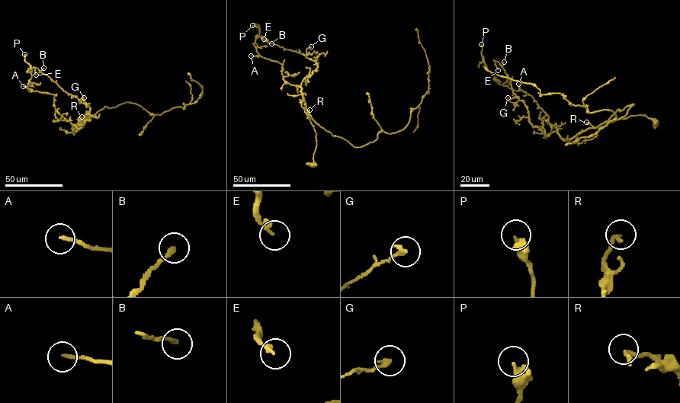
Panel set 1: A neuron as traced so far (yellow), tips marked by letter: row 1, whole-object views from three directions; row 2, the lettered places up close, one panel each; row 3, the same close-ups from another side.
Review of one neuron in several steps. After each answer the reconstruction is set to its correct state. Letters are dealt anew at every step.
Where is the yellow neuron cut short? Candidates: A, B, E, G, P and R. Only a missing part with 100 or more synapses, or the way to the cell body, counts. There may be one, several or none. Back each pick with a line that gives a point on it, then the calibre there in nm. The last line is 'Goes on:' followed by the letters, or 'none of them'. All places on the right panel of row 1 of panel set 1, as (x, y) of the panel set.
Goes on: none of them

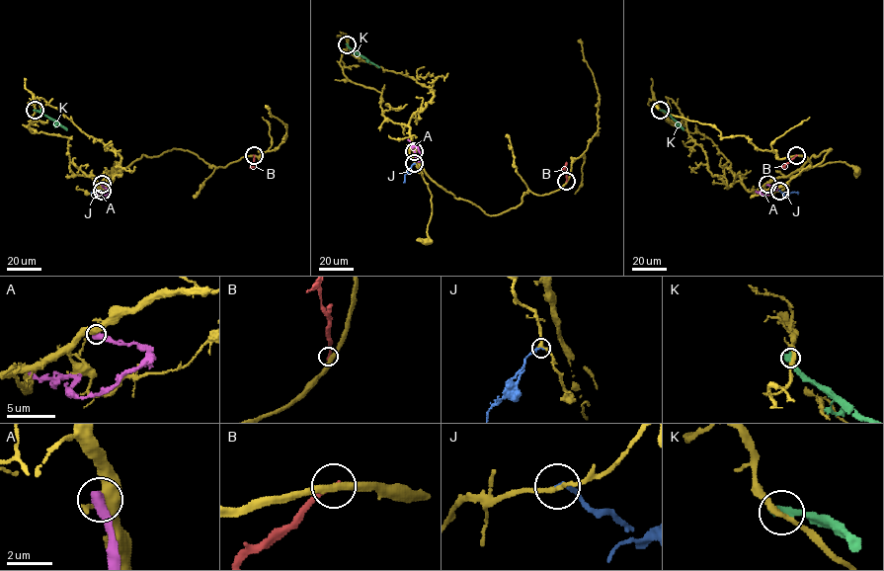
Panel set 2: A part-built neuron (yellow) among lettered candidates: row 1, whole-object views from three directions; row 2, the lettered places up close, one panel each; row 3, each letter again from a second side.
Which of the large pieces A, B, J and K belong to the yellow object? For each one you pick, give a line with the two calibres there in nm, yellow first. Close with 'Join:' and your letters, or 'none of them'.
J: 200/200 nm
Join: J

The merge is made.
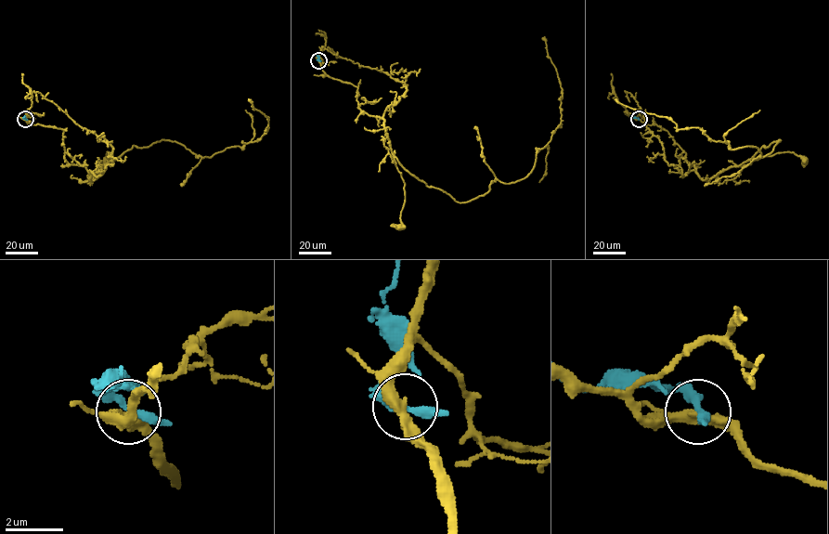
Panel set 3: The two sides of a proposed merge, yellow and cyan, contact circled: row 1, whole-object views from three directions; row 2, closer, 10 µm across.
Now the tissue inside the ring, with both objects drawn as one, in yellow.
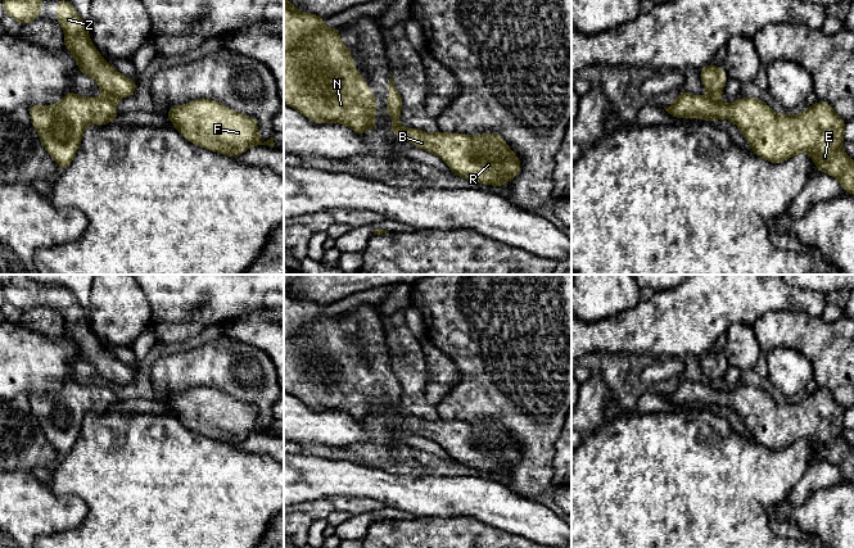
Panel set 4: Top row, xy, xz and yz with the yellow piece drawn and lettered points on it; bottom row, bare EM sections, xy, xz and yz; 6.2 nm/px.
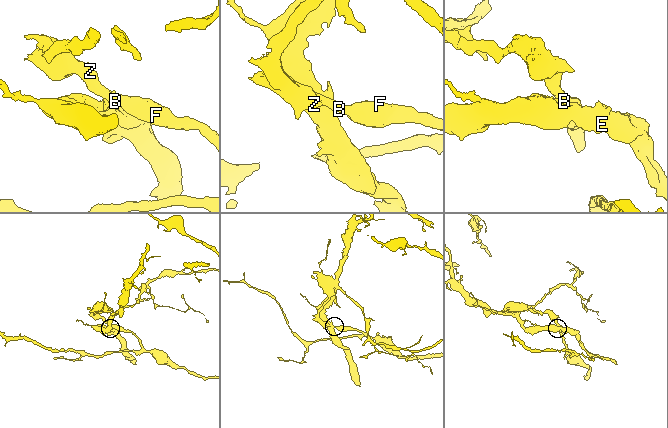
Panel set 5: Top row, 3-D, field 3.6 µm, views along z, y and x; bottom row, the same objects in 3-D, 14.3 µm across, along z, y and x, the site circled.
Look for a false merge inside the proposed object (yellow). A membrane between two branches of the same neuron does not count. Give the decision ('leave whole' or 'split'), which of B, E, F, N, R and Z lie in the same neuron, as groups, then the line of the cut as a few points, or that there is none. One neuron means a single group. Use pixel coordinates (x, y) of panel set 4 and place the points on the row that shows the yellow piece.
split; B F R Z / E N; cut in xy along (105, 94), (114, 100)

